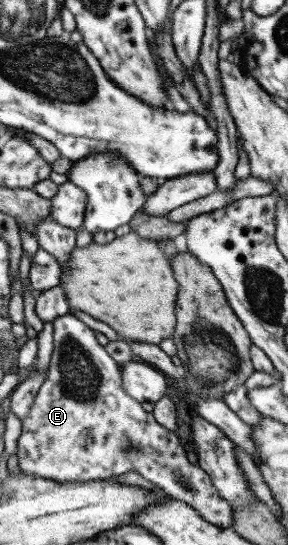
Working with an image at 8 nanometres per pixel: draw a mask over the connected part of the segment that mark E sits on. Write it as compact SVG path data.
M72 314L58 316L52 323L54 351L51 352L47 379L35 396L31 412L22 422L23 434L19 436L17 446L20 470L62 483L103 480L134 470L161 487L169 497L191 506L203 520L219 525L219 528L231 529L234 523L232 507L219 496L211 477L198 463L189 462L185 448L174 432L161 426L152 413L145 412L141 403L127 395L121 382L119 363L97 341L93 329Z

